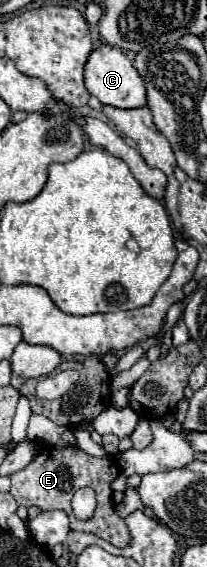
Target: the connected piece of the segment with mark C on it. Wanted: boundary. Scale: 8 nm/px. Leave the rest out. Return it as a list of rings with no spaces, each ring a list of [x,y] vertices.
[[[102,43],[92,49],[86,67],[84,67],[84,85],[90,95],[98,97],[104,105],[120,107],[120,109],[134,109],[134,107],[144,107],[146,105],[146,89],[144,83],[134,69],[132,61],[128,55],[124,55],[120,49]]]

